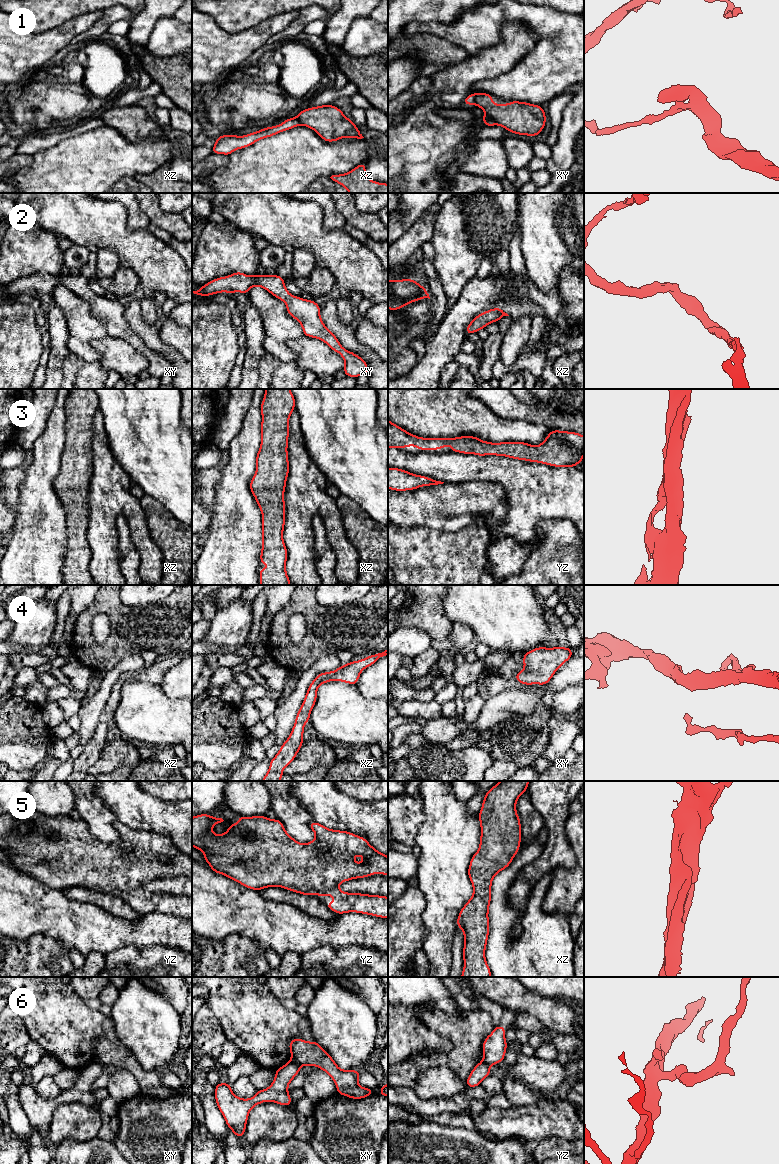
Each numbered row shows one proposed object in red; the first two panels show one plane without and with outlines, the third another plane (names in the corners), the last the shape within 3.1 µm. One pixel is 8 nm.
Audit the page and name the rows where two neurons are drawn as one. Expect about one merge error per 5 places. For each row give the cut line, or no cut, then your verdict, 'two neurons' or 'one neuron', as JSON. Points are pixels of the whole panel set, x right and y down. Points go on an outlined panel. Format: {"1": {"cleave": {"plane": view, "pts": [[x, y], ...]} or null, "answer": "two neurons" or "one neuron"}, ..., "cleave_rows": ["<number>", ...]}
{"1": {"cleave": {"plane": "xy", "pts": [[473, 95], [476, 104]]}, "answer": "two neurons"}, "2": {"cleave": null, "answer": "one neuron"}, "3": {"cleave": null, "answer": "one neuron"}, "4": {"cleave": null, "answer": "one neuron"}, "5": {"cleave": null, "answer": "one neuron"}, "6": {"cleave": {"plane": "xy", "pts": [[291, 1060], [300, 1066]]}, "answer": "two neurons"}, "cleave_rows": ["1", "6"]}

